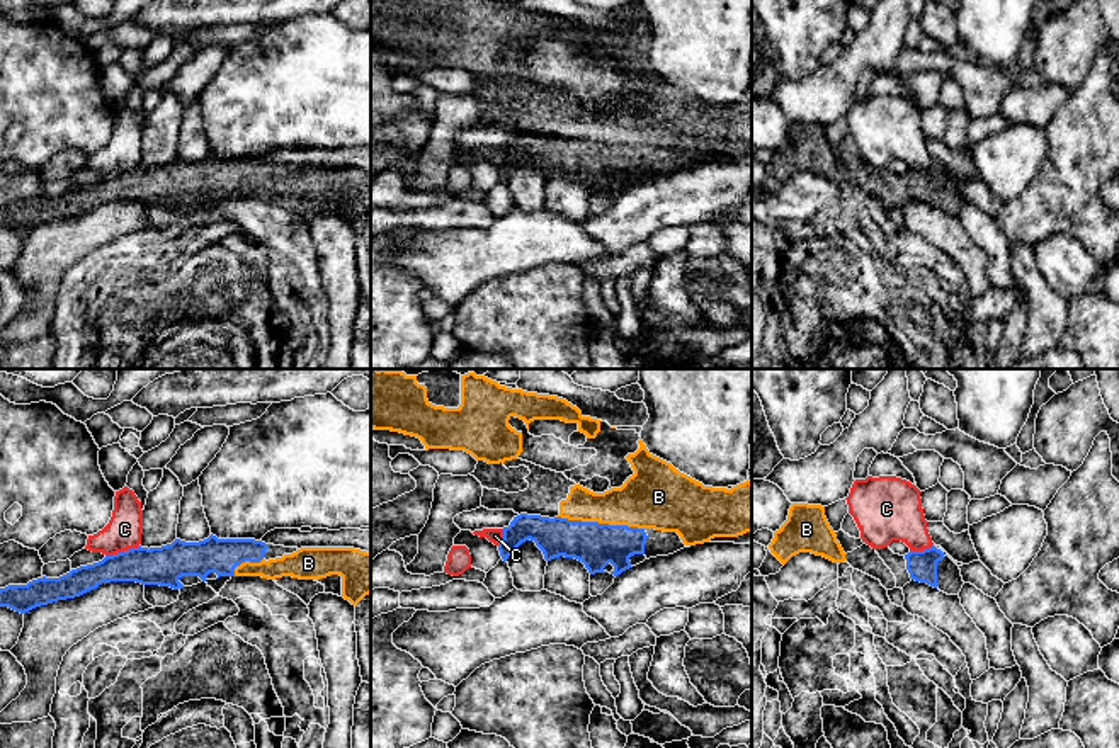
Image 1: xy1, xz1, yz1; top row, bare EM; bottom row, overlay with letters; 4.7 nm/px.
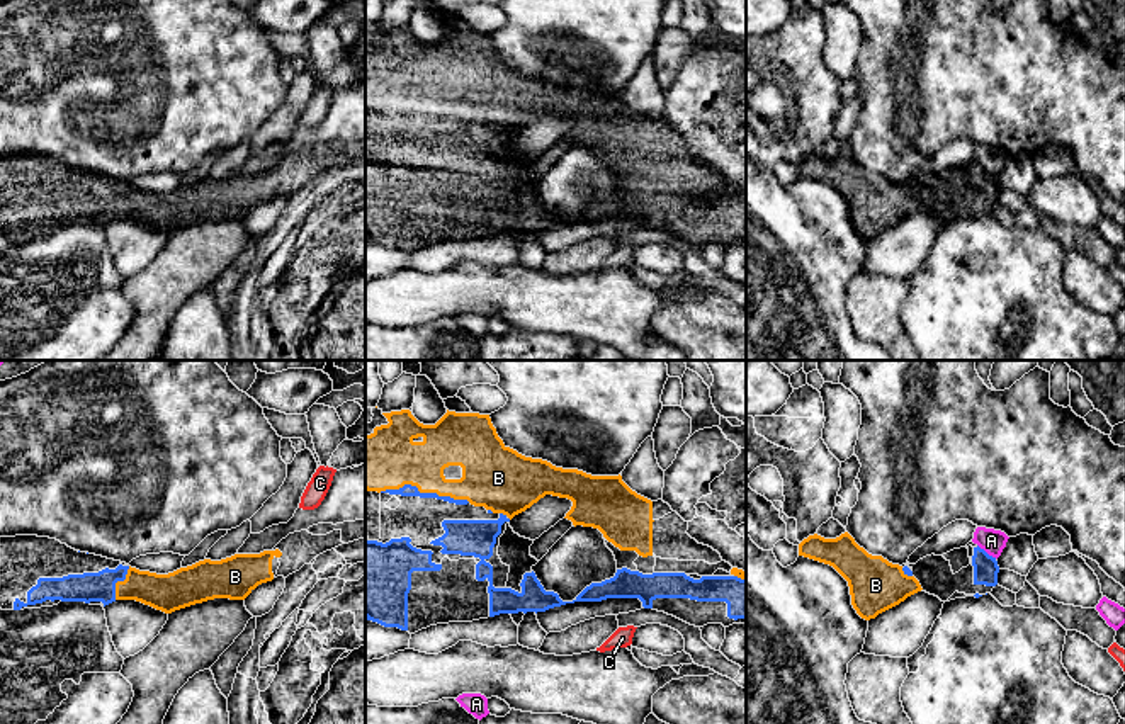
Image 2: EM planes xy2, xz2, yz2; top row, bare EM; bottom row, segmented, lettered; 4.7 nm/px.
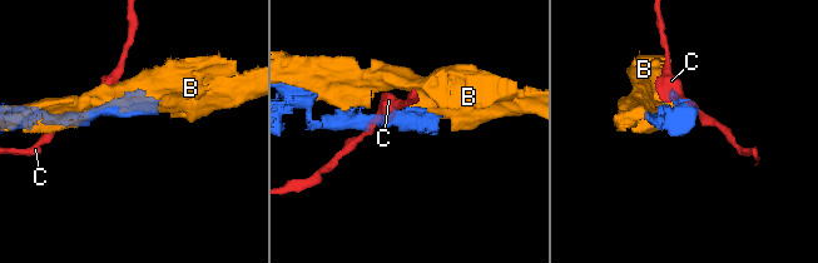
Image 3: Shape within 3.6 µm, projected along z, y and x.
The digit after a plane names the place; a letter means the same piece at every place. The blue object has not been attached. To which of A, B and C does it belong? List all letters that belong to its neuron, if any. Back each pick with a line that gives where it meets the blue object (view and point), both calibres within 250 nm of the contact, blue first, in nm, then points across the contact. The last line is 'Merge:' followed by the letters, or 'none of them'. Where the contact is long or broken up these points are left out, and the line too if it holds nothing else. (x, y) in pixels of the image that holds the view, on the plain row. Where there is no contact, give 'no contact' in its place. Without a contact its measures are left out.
B: meets blue in xz2 at (425, 113); 60 nm thick on the blue side, 280 nm on the other
Merge: B

